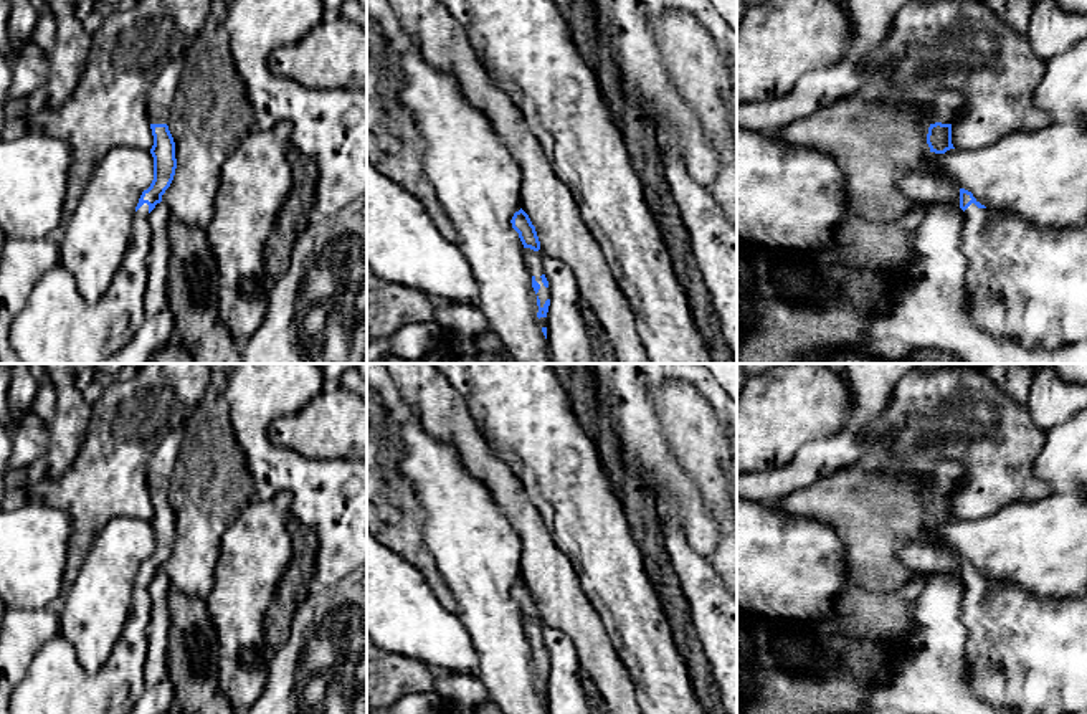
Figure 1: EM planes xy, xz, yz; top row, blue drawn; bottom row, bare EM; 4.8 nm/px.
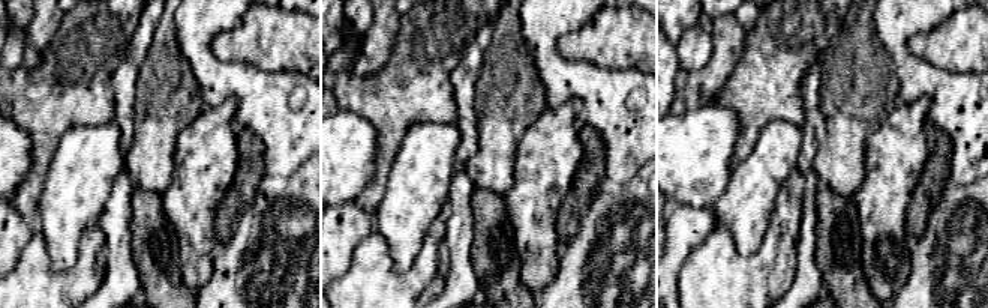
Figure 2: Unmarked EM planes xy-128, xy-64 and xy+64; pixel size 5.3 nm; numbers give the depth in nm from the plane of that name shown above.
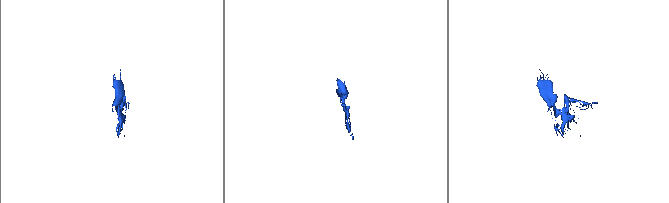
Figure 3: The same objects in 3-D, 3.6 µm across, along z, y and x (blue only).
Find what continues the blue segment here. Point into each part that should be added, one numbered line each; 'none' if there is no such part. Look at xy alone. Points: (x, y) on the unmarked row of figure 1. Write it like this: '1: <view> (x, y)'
1: xy (161, 465)
2: xy (55, 683)

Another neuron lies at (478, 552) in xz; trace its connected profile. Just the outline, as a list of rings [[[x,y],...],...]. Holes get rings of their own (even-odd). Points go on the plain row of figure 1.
[[[415,412],[400,423],[400,435],[405,446],[398,471],[411,483],[421,502],[425,545],[454,597],[458,618],[472,640],[477,653],[479,679],[502,714],[548,714],[537,688],[537,664],[524,630],[524,615],[510,593],[514,583],[520,580],[520,539],[517,532],[484,484],[466,471],[453,446],[430,435]]]

